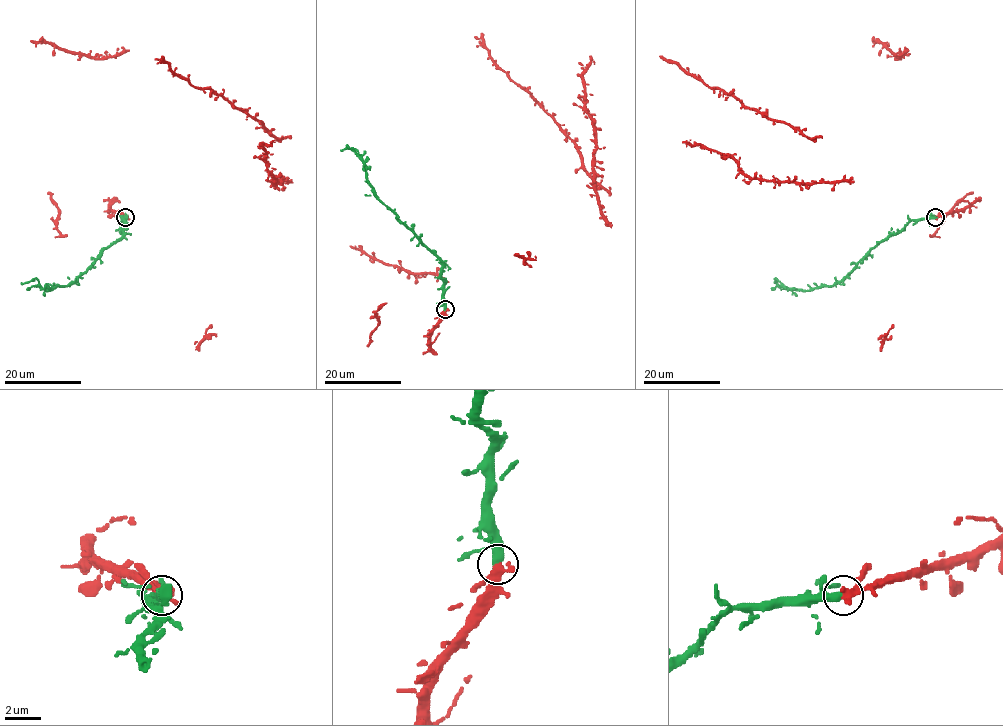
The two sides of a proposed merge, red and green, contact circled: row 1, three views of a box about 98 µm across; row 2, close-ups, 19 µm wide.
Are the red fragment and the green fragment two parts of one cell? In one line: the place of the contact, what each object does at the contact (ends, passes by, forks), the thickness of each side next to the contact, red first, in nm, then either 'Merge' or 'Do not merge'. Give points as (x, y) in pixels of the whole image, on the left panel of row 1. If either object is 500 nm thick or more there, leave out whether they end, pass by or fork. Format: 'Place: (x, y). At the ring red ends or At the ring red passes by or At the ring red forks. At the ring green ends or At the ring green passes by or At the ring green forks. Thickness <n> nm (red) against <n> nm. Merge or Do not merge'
Place: (125, 217). Thickness 500 nm (red) against 440 nm. Merge

